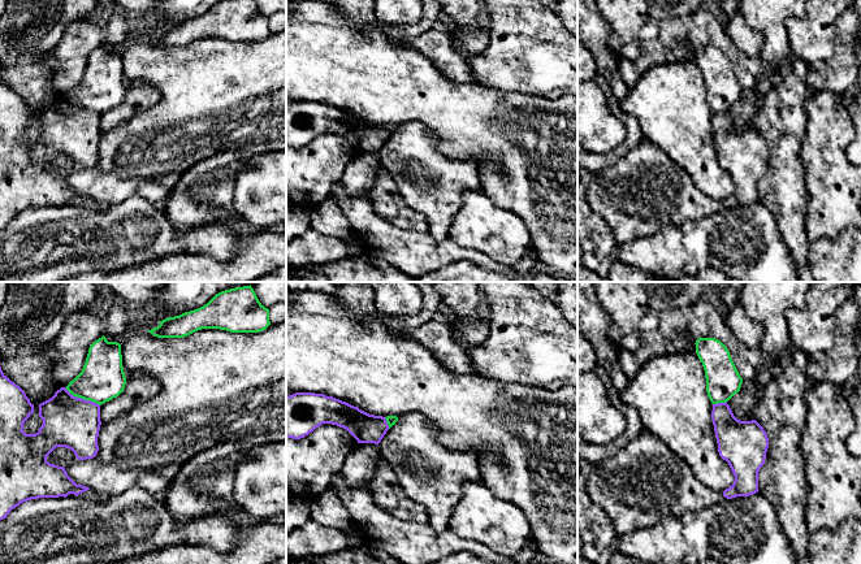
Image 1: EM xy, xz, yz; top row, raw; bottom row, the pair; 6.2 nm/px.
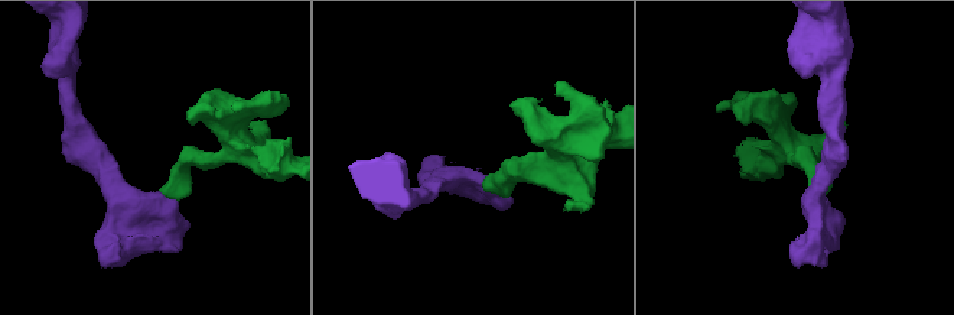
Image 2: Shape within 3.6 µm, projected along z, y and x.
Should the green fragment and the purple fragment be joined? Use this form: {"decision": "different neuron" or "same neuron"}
{"decision": "different neuron"}

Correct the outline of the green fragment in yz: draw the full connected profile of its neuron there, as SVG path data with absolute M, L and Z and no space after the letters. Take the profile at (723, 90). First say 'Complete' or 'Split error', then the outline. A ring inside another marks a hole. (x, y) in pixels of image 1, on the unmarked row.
Complete. M698 47L696 62L702 71L706 101L713 113L728 110L740 100L740 86L727 56L715 47Z

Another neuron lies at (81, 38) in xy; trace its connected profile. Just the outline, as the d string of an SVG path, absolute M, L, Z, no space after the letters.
M90 17L69 22L60 43L49 53L57 69L52 86L60 96L66 96L83 78L90 55L104 44L104 23Z

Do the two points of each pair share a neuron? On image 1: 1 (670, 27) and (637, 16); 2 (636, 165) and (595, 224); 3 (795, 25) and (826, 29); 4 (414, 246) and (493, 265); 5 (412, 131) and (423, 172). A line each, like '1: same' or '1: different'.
1: different
2: different
3: same
4: same
5: same

